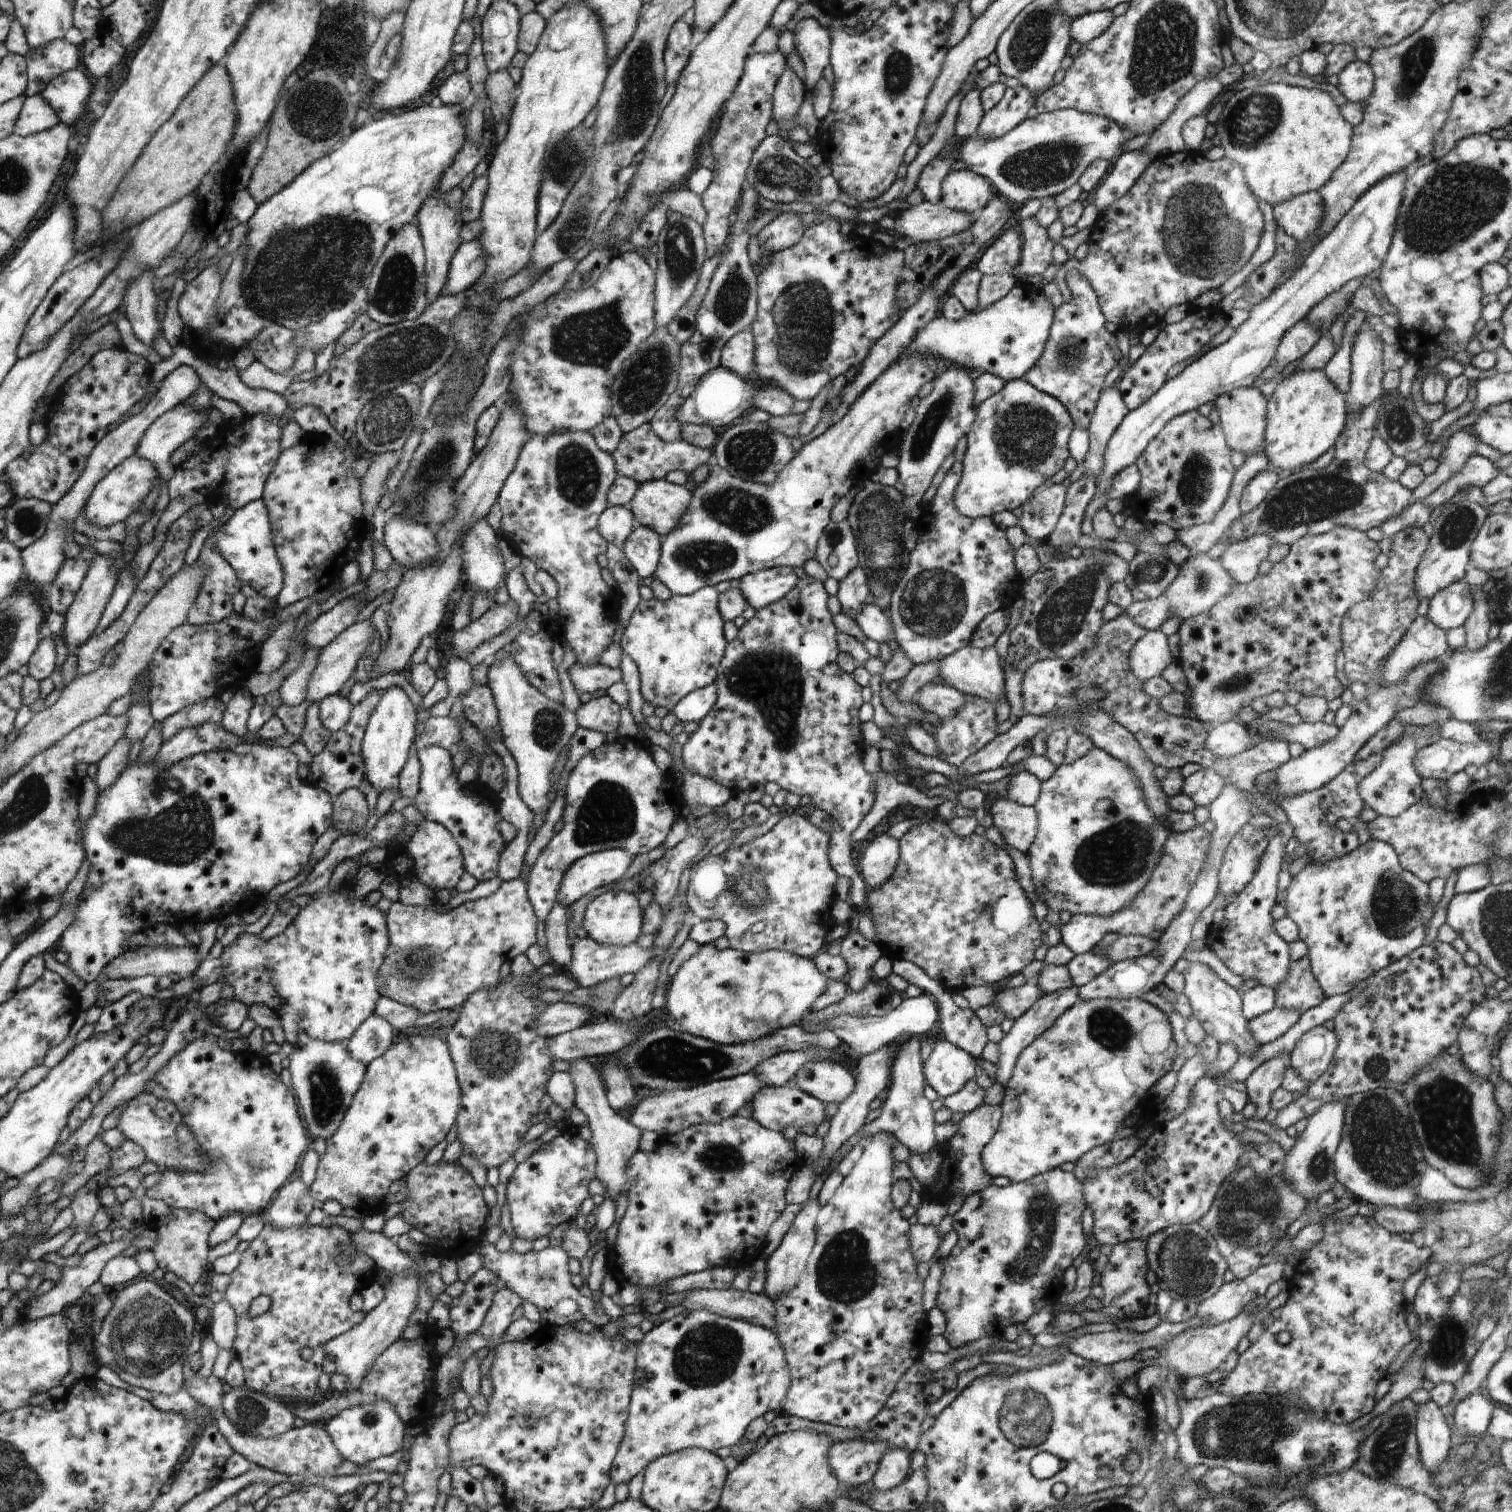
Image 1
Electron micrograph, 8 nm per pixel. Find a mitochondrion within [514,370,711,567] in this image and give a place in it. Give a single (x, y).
(577, 470)

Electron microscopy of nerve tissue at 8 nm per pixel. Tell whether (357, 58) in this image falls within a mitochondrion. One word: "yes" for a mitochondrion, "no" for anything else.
yes

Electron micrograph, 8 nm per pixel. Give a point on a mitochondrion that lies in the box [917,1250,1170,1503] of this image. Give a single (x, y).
(1026, 1417)

